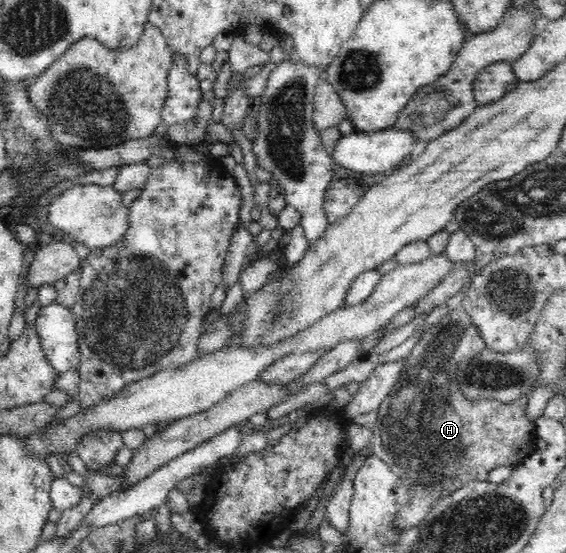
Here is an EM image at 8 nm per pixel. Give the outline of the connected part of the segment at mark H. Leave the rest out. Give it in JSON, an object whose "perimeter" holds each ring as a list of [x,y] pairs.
{"perimeter":[[[462,306],[452,309],[433,328],[429,328],[403,360],[403,371],[391,393],[380,403],[378,421],[372,427],[373,454],[382,460],[403,481],[410,499],[396,513],[394,529],[417,527],[441,497],[451,495],[459,487],[475,481],[487,481],[493,468],[517,467],[533,455],[533,445],[541,432],[535,421],[527,419],[528,398],[511,403],[497,400],[467,399],[459,389],[455,369],[457,363],[475,357],[485,349],[479,329]]]}

